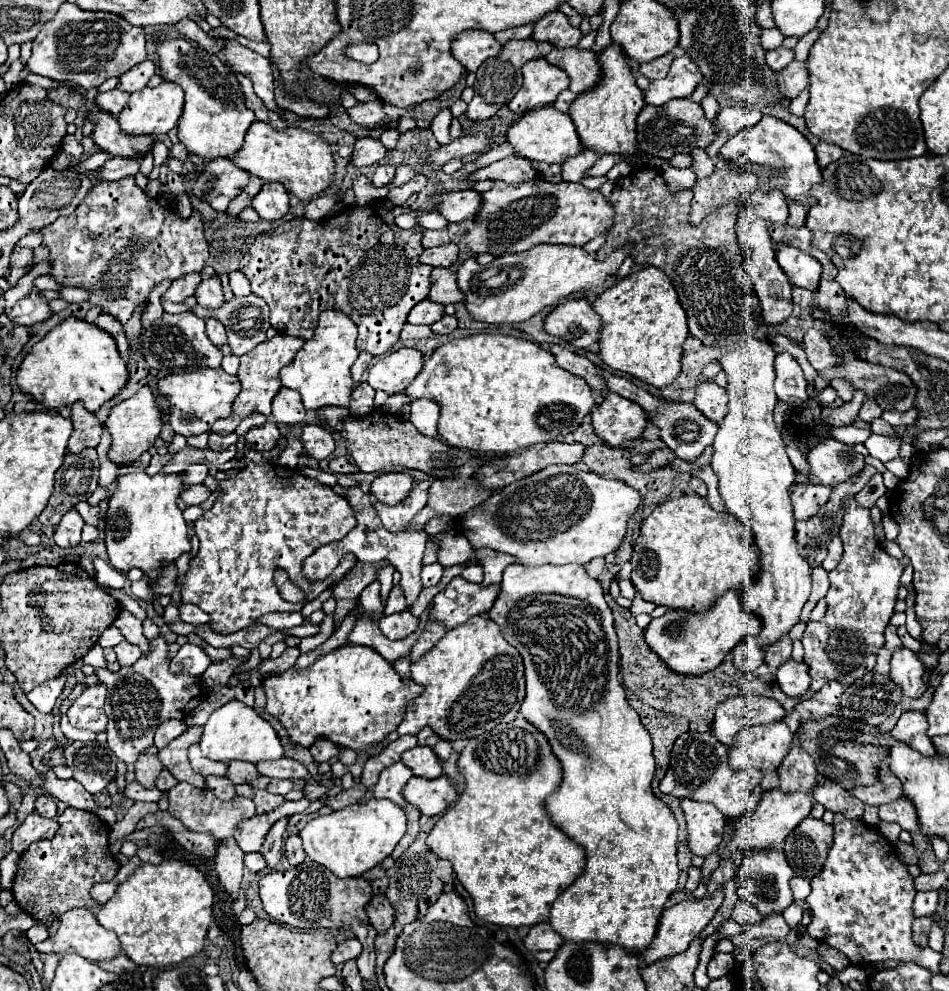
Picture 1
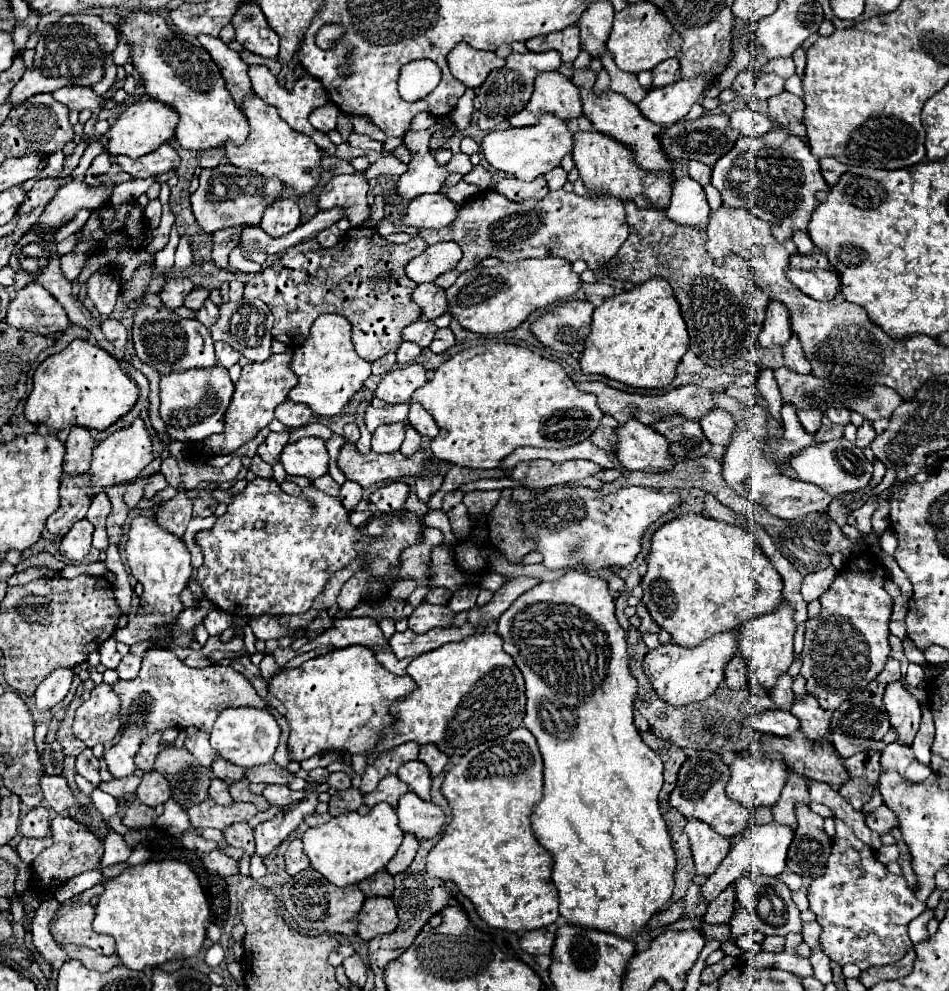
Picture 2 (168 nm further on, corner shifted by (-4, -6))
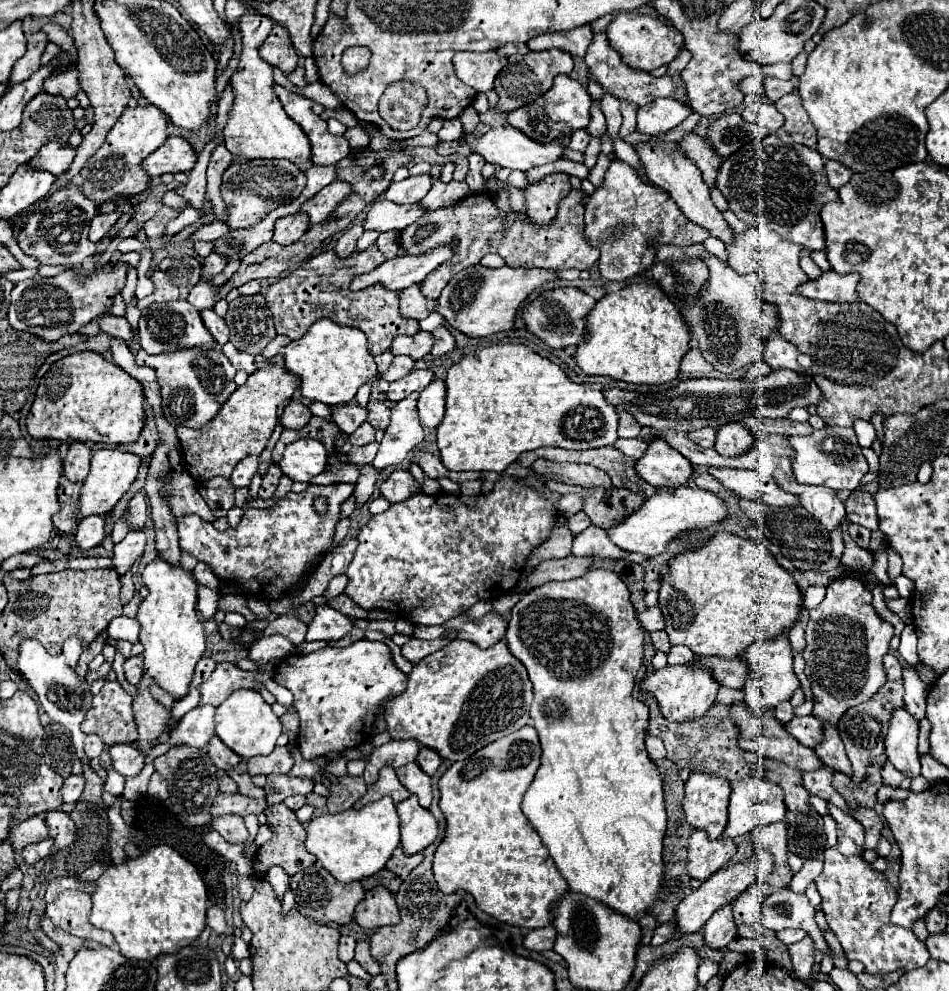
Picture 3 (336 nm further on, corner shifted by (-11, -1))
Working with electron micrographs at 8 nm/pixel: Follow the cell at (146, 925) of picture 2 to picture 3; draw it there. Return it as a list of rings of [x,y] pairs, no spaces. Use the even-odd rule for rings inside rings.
[[[156,845],[136,859],[126,859],[120,865],[110,865],[98,877],[96,889],[92,893],[92,913],[88,921],[98,929],[110,931],[124,957],[152,961],[160,953],[176,953],[178,947],[190,945],[204,931],[206,901],[208,901],[206,887],[196,867],[190,861],[186,861],[174,847]]]

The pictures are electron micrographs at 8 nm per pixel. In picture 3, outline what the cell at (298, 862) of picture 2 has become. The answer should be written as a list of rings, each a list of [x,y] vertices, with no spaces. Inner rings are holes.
[[[278,803],[276,807],[268,807],[268,809],[264,811],[264,815],[266,815],[266,825],[272,827],[272,839],[266,841],[266,843],[256,851],[254,861],[252,861],[252,863],[254,863],[254,873],[252,873],[252,875],[254,875],[254,877],[264,877],[270,867],[278,865],[278,867],[282,867],[282,869],[292,877],[294,873],[298,873],[298,871],[310,867],[310,865],[316,861],[316,857],[314,857],[312,853],[308,853],[306,847],[304,847],[306,829],[304,829],[304,825],[298,821],[294,811],[290,811],[284,803]]]

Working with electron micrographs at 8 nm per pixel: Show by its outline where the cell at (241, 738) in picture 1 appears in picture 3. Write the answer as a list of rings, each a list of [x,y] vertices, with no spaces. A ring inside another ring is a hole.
[[[254,689],[234,691],[214,713],[216,735],[240,757],[250,759],[256,755],[268,755],[276,747],[276,739],[282,733],[280,719],[274,715],[272,707],[262,699],[262,695]]]

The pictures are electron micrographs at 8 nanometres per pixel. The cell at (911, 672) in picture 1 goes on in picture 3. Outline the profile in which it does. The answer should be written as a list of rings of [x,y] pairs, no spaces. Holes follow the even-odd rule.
[[[904,707],[892,711],[892,723],[884,739],[884,753],[888,761],[904,775],[920,775],[920,757],[918,757],[918,721],[914,721]]]

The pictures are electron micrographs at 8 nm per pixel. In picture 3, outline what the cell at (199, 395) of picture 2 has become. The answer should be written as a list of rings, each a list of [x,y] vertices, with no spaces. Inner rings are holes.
[[[214,347],[174,349],[158,355],[150,355],[144,349],[140,349],[136,353],[136,363],[142,363],[144,367],[152,367],[156,371],[156,379],[162,395],[162,413],[168,419],[168,423],[174,427],[178,425],[202,427],[218,413],[222,403],[236,389],[234,383],[236,369],[226,359],[226,355],[222,355],[222,351]]]

